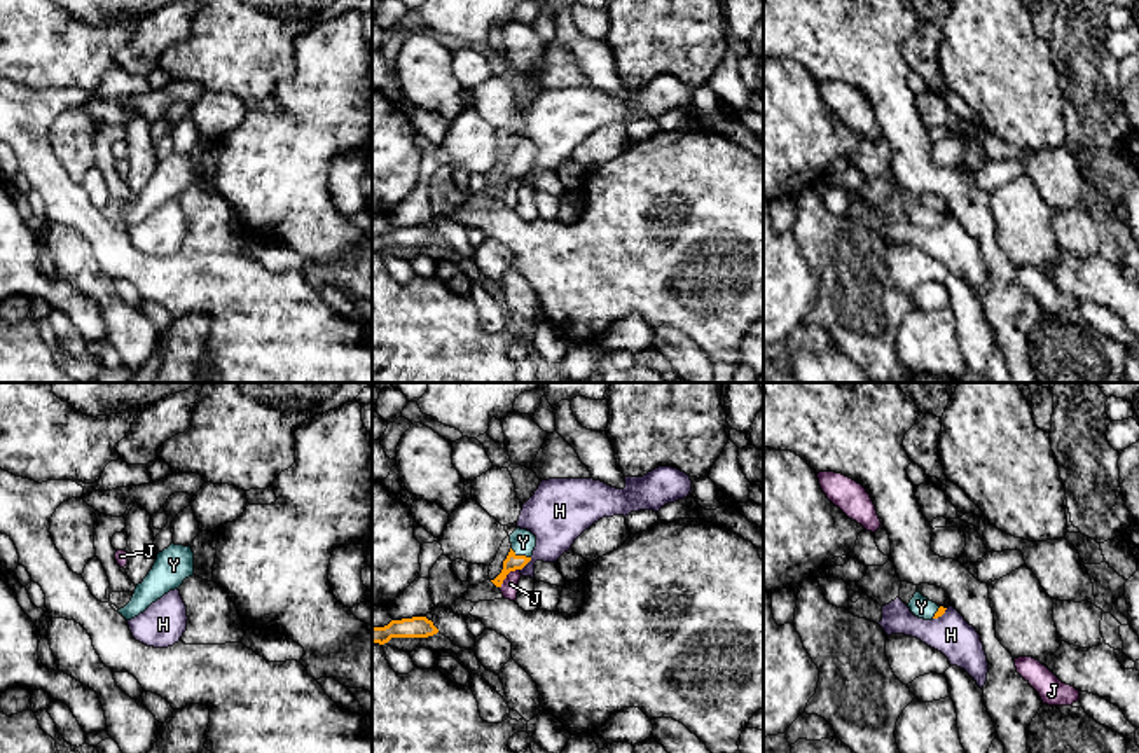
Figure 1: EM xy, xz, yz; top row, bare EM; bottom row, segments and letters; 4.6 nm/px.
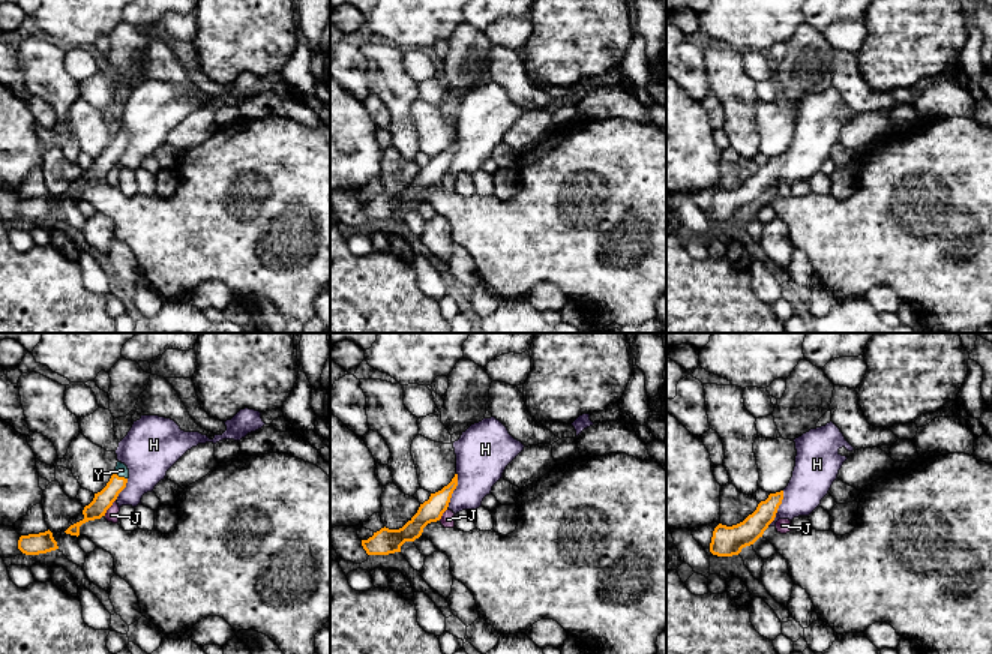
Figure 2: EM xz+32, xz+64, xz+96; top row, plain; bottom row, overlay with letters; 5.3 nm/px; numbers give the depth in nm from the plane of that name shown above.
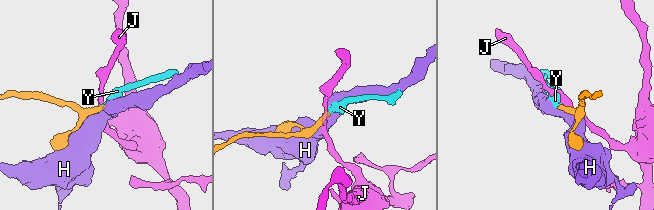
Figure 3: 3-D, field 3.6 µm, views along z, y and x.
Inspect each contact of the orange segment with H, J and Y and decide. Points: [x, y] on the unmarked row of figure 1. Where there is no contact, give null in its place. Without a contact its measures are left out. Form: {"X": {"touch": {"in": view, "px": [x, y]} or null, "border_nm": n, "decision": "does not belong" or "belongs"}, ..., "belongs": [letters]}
{"H": {"touch": {"in": "xz", "px": [526, 172]}, "border_nm": 80, "decision": "does not belong"}, "J": {"touch": {"in": "xz", "px": [507, 182]}, "border_nm": 130, "decision": "does not belong"}, "Y": {"touch": {"in": "xz", "px": [521, 165]}, "border_nm": 100, "decision": "belongs"}, "belongs": ["Y"]}

